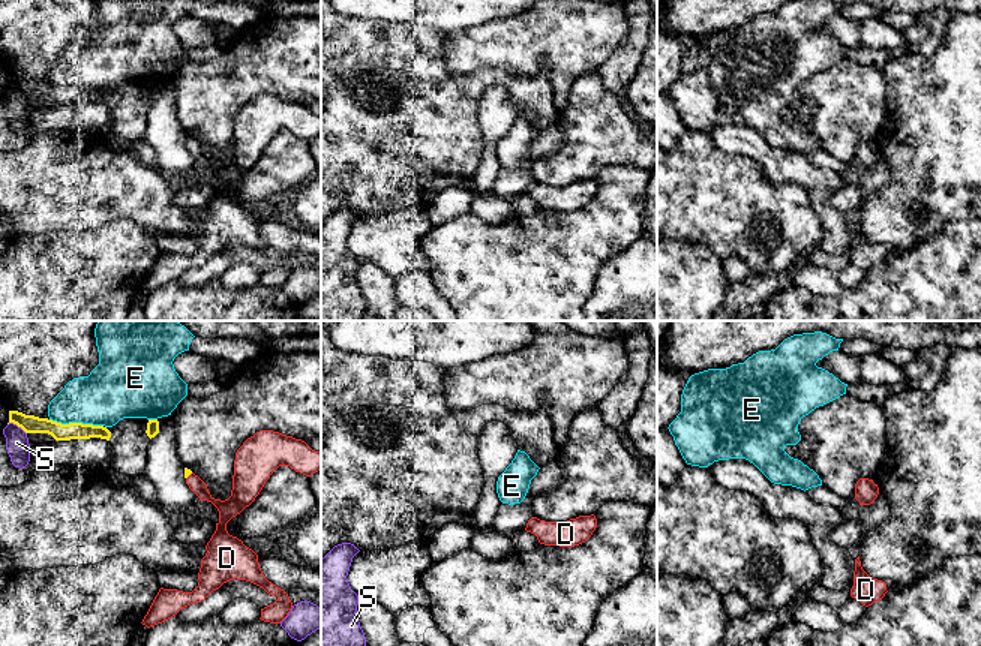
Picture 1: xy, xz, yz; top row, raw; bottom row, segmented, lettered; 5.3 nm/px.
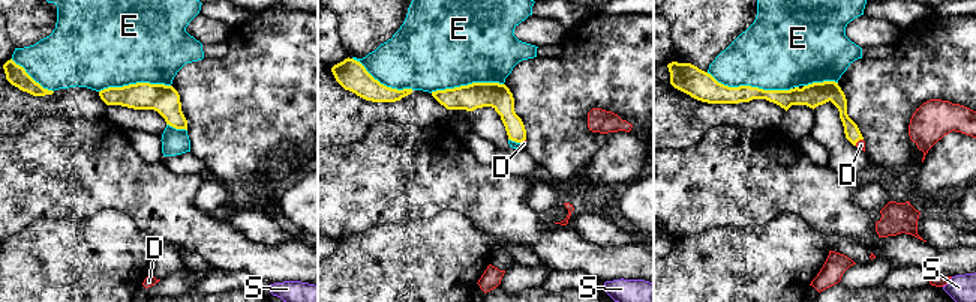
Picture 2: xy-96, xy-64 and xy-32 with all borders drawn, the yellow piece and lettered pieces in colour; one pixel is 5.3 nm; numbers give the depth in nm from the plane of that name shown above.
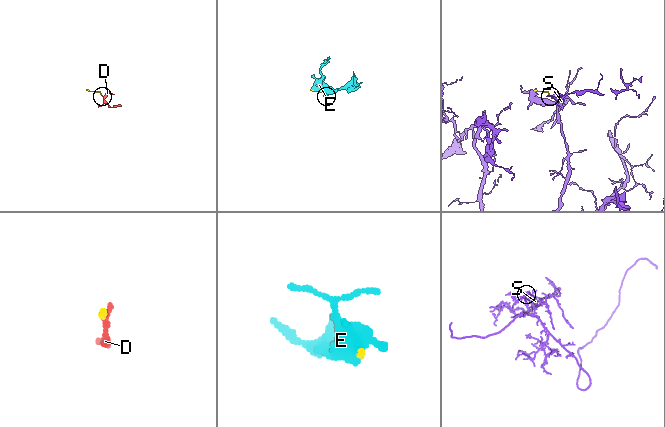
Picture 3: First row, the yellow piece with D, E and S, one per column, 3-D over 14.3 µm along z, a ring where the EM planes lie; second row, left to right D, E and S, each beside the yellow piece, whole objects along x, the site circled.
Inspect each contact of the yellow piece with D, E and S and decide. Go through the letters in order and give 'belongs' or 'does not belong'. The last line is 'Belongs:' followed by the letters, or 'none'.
D: belongs
E: does not belong
S: does not belong
Belongs: D

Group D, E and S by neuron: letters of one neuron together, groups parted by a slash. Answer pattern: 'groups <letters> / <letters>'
groups D / E / S

